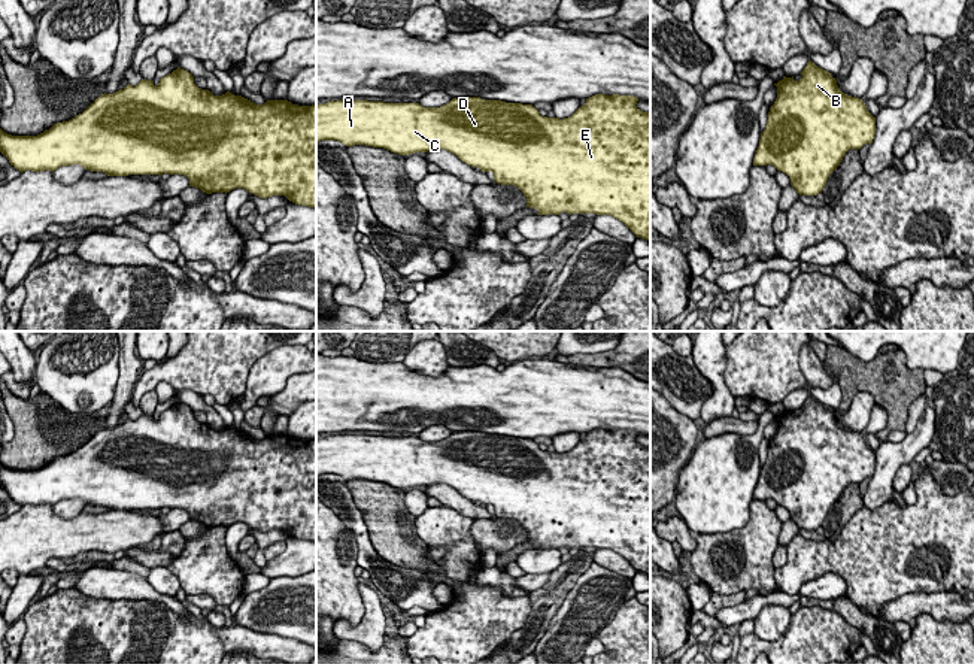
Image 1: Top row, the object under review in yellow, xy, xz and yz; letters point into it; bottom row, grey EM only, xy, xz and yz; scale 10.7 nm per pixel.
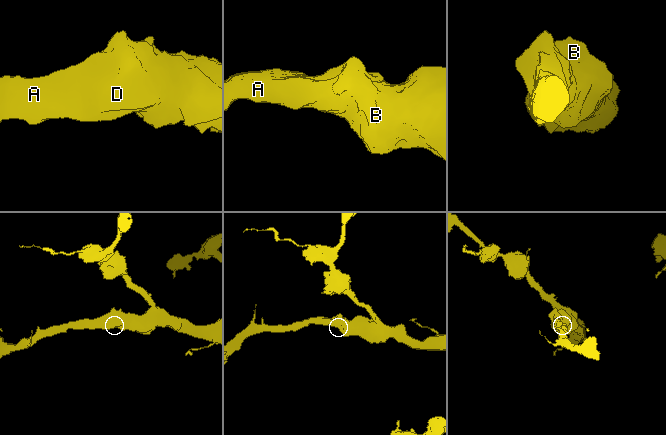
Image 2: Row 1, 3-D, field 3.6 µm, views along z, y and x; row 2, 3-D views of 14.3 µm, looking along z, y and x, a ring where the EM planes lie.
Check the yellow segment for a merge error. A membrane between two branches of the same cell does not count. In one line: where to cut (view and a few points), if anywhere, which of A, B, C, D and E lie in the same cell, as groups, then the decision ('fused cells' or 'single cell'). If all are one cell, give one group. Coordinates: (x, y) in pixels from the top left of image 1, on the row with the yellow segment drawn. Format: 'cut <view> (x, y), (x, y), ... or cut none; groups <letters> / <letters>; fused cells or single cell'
cut none; groups A B C D E; single cell

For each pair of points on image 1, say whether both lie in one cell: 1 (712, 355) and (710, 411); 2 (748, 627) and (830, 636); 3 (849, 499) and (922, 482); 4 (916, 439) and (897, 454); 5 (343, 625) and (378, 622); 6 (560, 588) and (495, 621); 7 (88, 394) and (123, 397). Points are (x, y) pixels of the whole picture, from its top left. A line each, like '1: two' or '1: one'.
1: one
2: two
3: two
4: one
5: one
6: two
7: two

